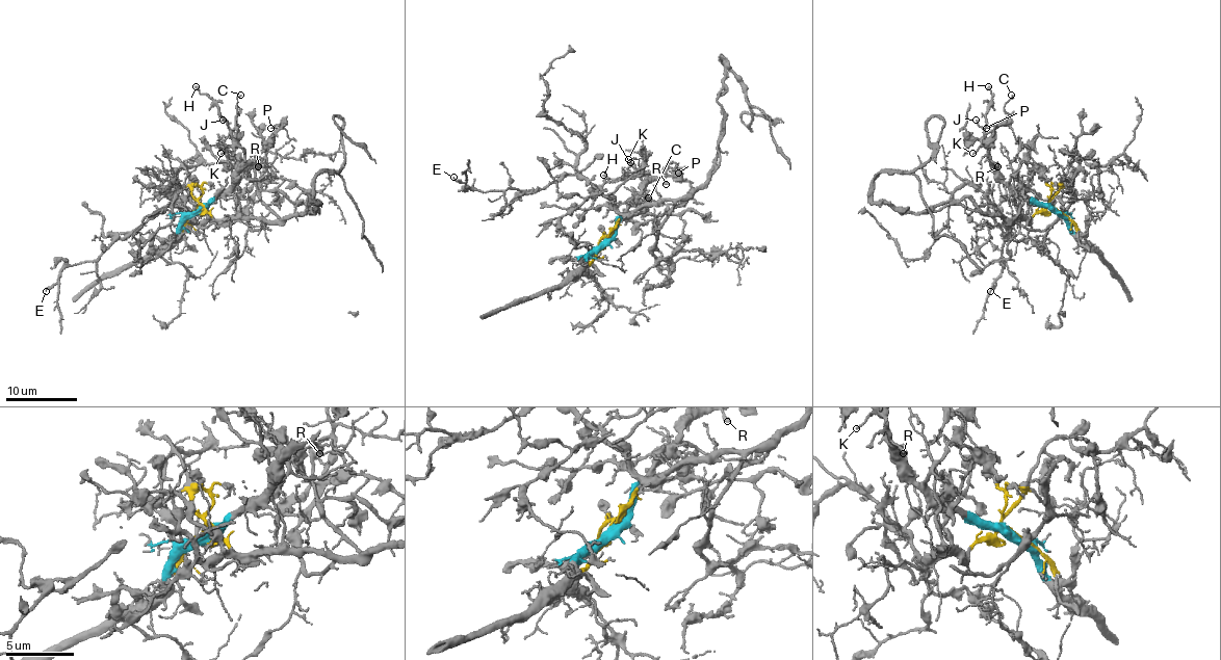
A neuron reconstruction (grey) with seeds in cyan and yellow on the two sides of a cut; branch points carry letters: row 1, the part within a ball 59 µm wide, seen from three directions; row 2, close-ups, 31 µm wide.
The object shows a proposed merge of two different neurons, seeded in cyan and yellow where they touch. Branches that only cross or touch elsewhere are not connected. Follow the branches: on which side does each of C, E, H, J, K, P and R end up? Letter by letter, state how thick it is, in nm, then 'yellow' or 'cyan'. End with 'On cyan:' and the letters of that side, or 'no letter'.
C: calibre 140 nm; cyan
E: calibre 180 nm; yellow
H: calibre 200 nm; cyan
J: calibre 130 nm; cyan
K: calibre 120 nm; cyan
P: calibre 180 nm; cyan
R: calibre 240 nm; cyan
On cyan: C, H, J, K, P, R

